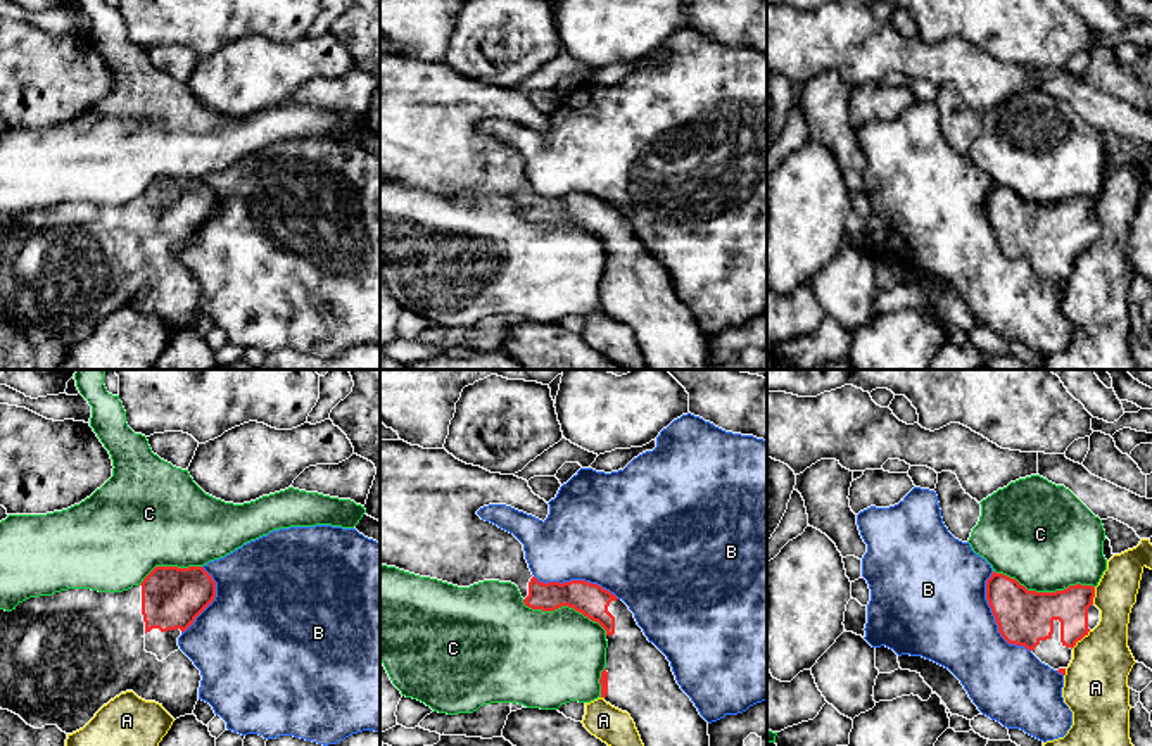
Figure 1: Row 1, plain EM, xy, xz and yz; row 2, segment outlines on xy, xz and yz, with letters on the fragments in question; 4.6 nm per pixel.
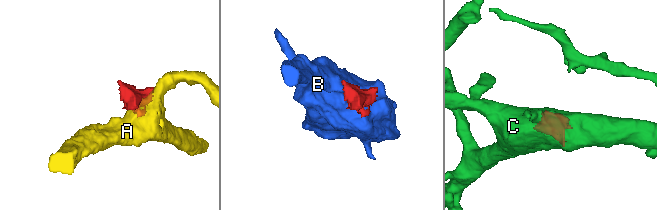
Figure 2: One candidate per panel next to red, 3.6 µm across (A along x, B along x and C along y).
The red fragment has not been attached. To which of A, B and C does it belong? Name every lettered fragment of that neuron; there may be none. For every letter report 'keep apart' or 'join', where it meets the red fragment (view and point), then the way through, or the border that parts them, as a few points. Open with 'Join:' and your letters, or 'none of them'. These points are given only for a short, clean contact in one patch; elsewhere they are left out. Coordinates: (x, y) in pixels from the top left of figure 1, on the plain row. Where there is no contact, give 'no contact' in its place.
Join: none of them
A: keep apart | yz (1080, 252)
B: keep apart | yz (995, 232)
C: keep apart | yz (1044, 206)

